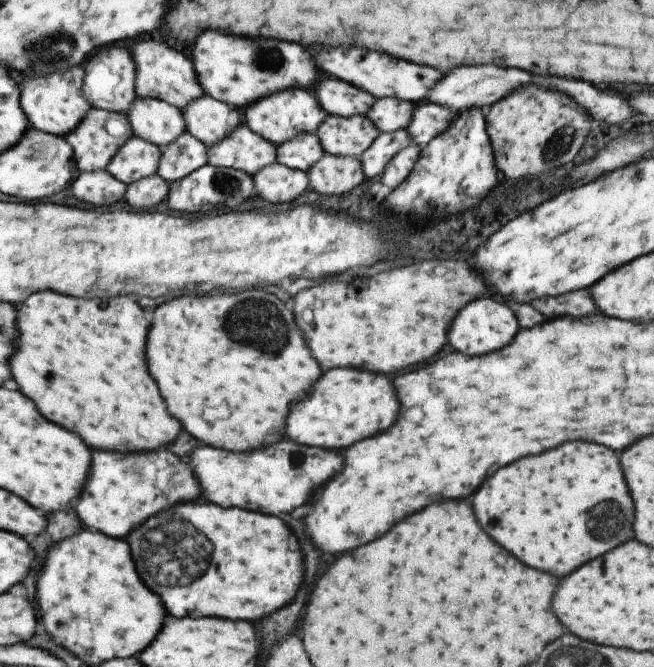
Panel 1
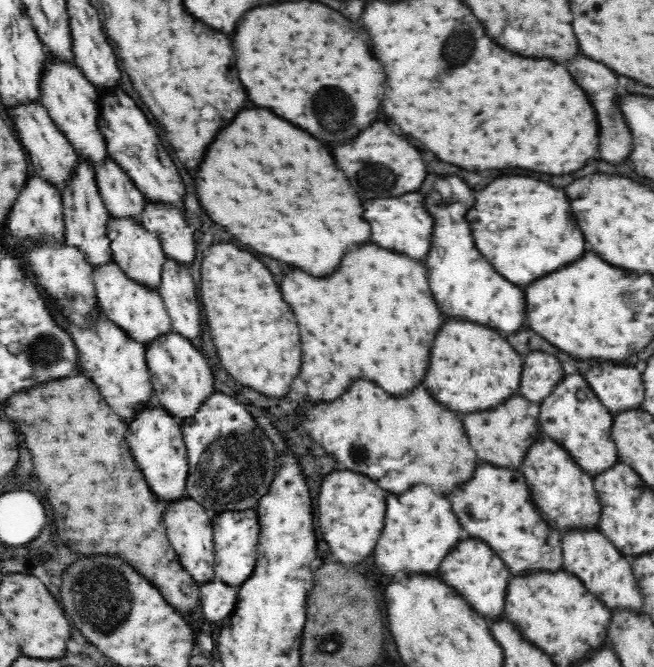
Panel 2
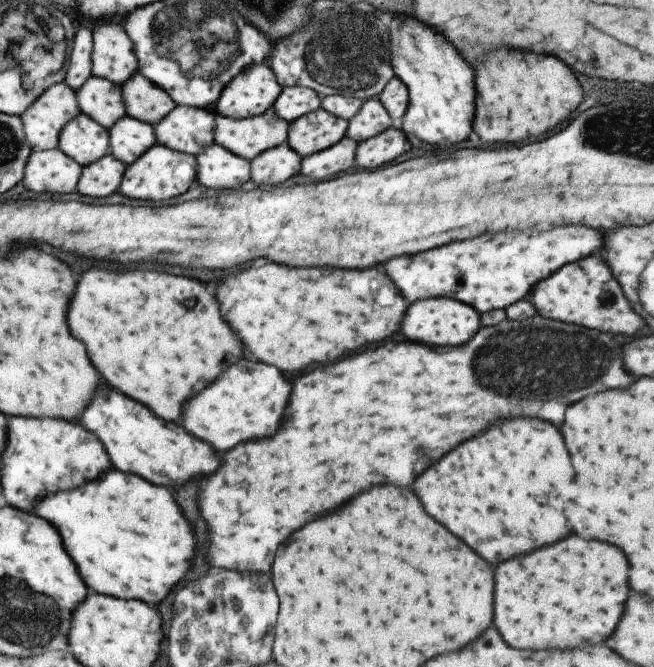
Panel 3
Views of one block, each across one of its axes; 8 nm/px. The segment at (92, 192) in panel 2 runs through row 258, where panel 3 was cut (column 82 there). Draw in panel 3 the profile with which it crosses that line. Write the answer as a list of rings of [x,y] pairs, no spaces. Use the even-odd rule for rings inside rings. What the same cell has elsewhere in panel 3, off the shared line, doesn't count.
[[[89,77],[77,90],[80,112],[107,130],[126,114],[119,85],[101,77]]]

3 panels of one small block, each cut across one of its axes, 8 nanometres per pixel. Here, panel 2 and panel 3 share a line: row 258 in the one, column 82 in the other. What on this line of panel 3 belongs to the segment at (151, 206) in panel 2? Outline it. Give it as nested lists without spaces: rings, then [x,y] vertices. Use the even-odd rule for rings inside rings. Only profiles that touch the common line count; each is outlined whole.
[[[106,154],[82,168],[75,190],[85,196],[109,196],[118,190],[125,169],[120,160]]]

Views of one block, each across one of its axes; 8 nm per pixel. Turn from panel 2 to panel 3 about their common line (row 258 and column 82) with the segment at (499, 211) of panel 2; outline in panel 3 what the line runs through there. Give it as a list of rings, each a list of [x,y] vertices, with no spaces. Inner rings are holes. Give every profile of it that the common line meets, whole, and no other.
[[[119,470],[105,472],[105,476],[101,474],[97,480],[89,482],[89,486],[43,498],[35,504],[35,514],[43,520],[49,520],[57,528],[63,548],[75,562],[83,582],[87,588],[99,594],[157,604],[191,568],[195,552],[191,524],[183,518],[179,506],[163,486],[153,486],[135,474],[123,474]]]

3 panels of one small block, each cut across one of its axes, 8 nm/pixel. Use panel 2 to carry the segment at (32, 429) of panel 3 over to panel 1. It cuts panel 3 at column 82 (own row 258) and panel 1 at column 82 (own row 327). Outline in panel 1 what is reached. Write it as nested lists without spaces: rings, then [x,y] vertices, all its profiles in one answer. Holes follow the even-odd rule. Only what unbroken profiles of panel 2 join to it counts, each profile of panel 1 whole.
[[[165,448],[133,454],[91,450],[89,474],[73,510],[85,528],[93,528],[111,538],[123,538],[131,528],[139,526],[139,522],[145,522],[155,512],[193,500],[195,494],[199,496],[199,488],[195,490],[191,470],[187,470],[187,464],[169,454]]]

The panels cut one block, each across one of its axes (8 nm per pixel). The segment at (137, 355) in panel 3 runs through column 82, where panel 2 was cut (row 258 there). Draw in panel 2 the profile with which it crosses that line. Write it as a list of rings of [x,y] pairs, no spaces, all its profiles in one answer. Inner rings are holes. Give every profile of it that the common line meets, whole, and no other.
[[[265,108],[242,110],[216,136],[198,168],[196,190],[208,216],[242,244],[312,276],[330,276],[350,248],[370,240],[370,224],[362,218],[362,202],[330,152],[318,140]]]

